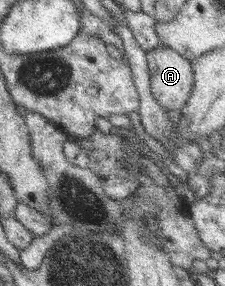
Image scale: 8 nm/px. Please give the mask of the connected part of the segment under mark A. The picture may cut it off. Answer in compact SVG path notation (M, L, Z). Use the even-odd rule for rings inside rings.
M159 46L146 51L145 56L149 74L149 87L152 98L156 99L158 105L167 112L170 109L179 109L186 103L190 89L192 89L192 67L191 60L180 56L172 49Z

